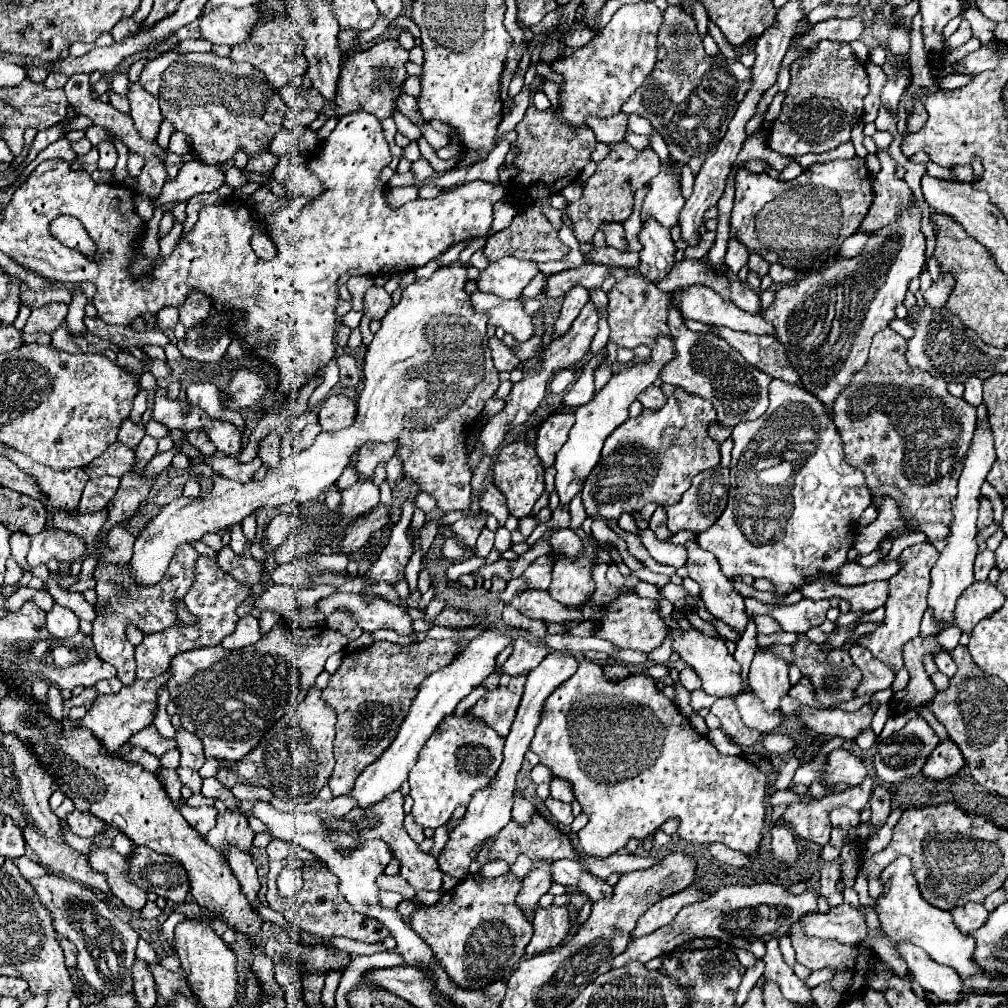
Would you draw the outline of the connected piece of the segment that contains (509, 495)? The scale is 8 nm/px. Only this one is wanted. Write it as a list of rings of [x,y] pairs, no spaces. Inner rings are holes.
[[[512,442],[512,444],[504,446],[498,452],[498,460],[496,460],[492,472],[494,472],[494,484],[506,496],[508,512],[516,518],[530,514],[534,502],[544,492],[544,468],[534,450],[534,444],[532,442]]]

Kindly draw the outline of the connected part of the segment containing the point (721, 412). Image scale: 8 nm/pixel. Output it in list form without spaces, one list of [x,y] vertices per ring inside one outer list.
[[[670,306],[668,326],[672,338],[676,338],[676,360],[664,366],[660,380],[672,386],[680,386],[686,392],[696,392],[706,400],[712,400],[722,426],[736,426],[740,422],[760,418],[768,408],[768,386],[772,378],[748,364],[726,340],[714,334],[698,334],[684,328],[680,312]]]

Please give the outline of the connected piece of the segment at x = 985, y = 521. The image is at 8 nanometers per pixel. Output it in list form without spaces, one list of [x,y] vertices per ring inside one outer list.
[[[986,496],[980,498],[980,512],[978,512],[978,524],[980,524],[980,530],[990,526],[994,522],[994,512],[992,512],[992,504]]]

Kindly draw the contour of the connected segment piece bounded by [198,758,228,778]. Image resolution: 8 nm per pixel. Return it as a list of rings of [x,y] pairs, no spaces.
[[[210,758],[210,760],[206,760],[206,764],[198,770],[198,774],[202,776],[202,778],[208,778],[208,776],[216,776],[216,772],[218,770],[222,770],[222,768],[226,768],[228,766],[228,762],[226,760],[214,760],[214,758]]]

